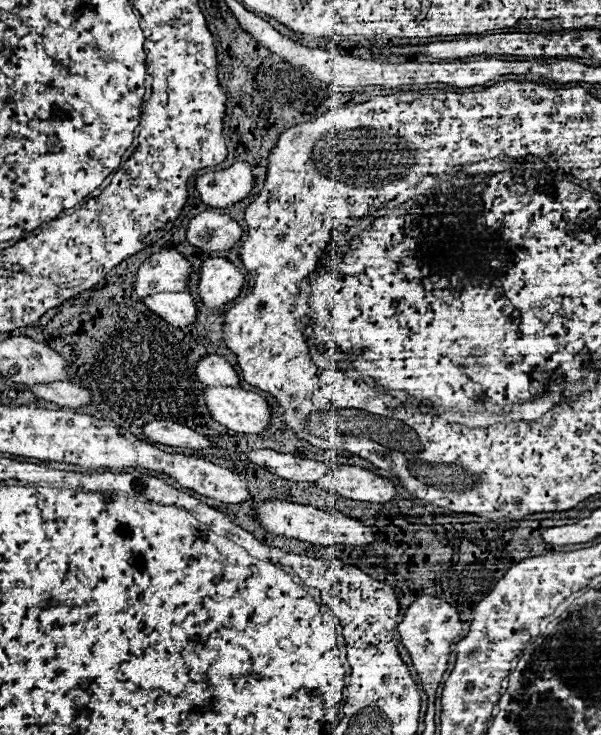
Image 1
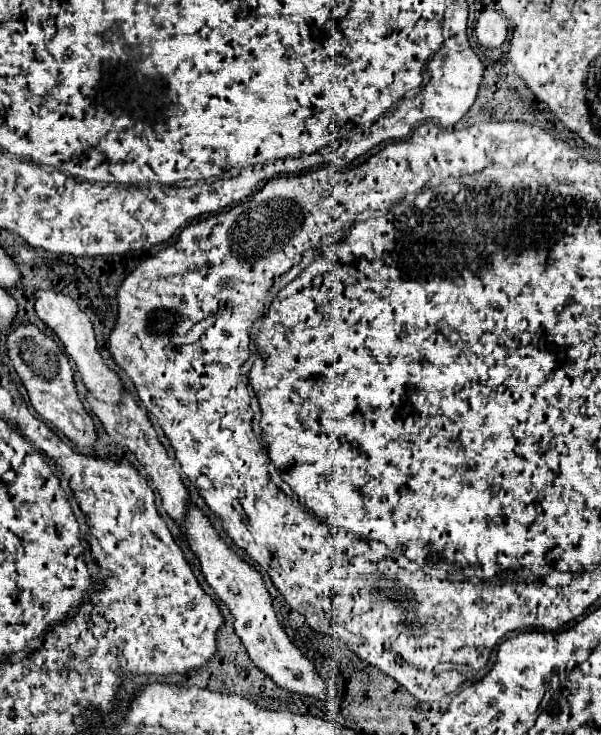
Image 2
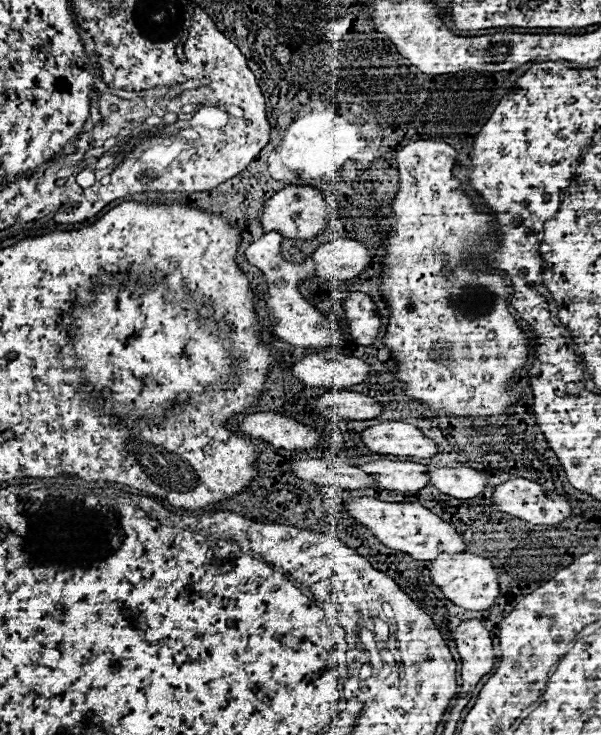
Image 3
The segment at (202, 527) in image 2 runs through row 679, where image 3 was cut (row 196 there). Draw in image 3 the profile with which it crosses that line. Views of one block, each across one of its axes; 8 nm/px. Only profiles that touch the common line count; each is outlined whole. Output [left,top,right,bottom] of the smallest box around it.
[260,184,332,240]

